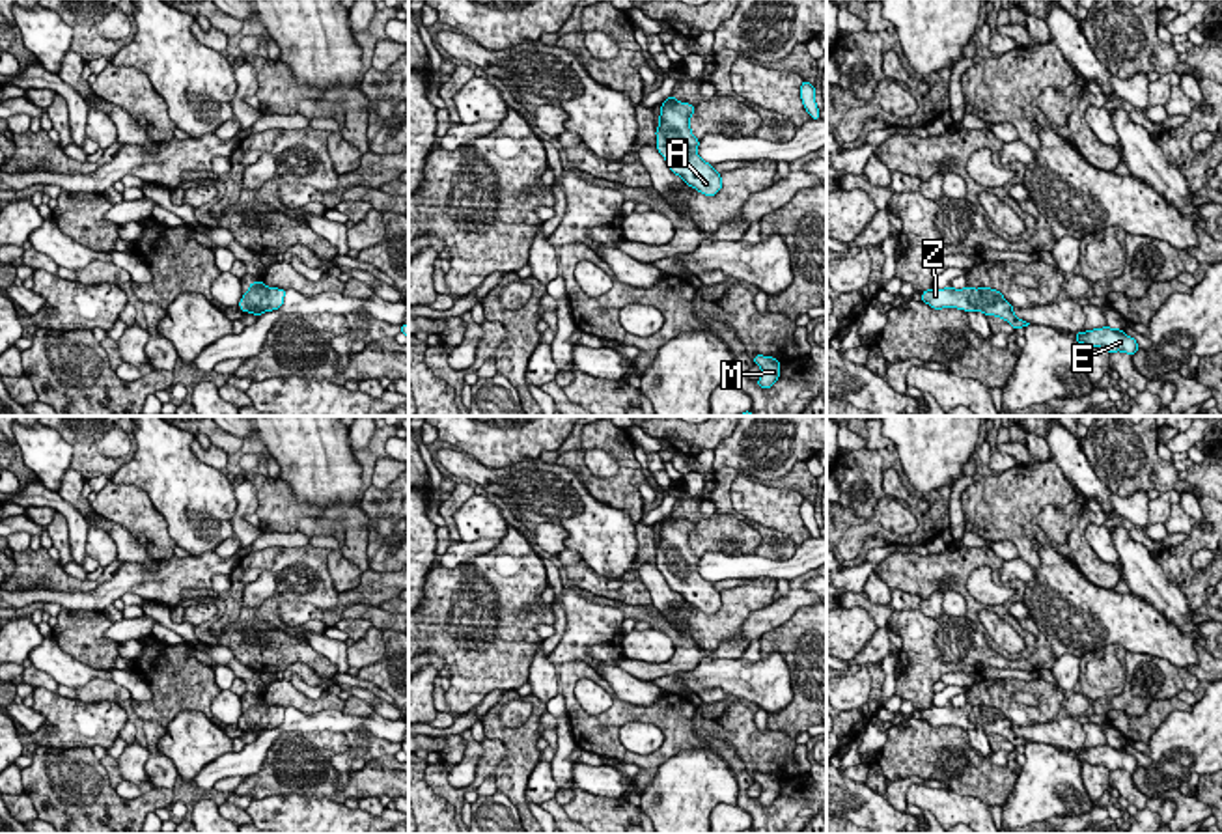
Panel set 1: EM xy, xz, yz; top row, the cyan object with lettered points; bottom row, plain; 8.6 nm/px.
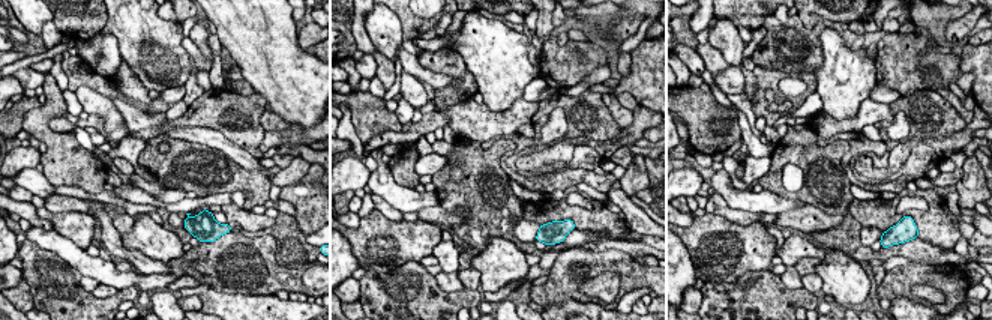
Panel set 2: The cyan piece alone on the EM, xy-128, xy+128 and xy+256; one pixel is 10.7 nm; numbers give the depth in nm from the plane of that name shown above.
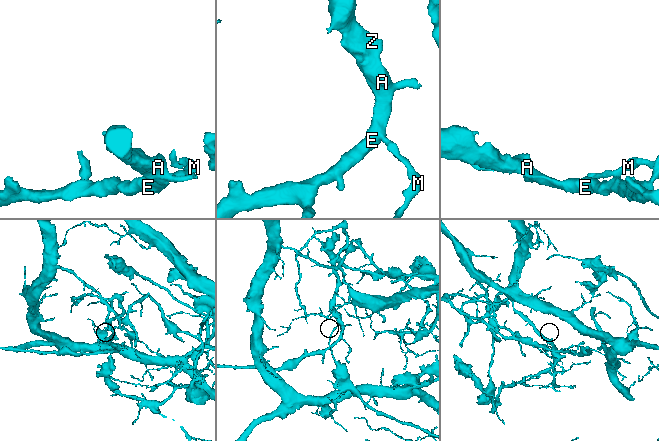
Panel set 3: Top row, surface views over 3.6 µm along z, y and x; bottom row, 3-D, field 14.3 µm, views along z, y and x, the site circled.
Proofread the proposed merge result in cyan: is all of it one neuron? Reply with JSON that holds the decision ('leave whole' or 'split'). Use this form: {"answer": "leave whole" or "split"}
{"answer": "leave whole"}

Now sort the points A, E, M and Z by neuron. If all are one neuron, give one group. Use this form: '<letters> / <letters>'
A E M Z

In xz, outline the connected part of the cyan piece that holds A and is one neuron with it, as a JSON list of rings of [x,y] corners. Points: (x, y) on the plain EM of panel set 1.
[[[673,513],[664,517],[655,549],[657,567],[668,586],[688,605],[705,614],[715,614],[722,606],[722,593],[696,571],[700,558],[690,549],[694,528],[692,522],[681,521]]]

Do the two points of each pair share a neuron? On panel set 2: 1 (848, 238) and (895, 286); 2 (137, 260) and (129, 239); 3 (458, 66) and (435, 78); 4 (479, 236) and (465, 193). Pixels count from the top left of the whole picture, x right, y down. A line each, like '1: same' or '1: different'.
1: different
2: different
3: different
4: same

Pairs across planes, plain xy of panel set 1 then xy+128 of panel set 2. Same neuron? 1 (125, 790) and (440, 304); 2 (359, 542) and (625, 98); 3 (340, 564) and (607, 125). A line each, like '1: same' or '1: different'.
1: different
2: same
3: different

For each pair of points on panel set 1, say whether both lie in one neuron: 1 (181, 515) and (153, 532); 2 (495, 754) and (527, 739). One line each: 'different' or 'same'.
1: different
2: different

